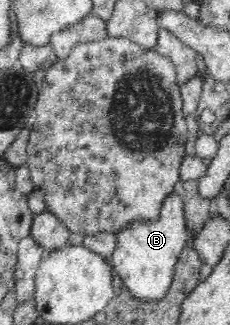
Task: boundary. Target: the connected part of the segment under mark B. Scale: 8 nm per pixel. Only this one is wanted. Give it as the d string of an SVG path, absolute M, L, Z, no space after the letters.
M175 191L169 192L162 199L160 212L154 220L135 218L116 231L111 267L133 296L141 300L158 300L165 295L172 280L175 262L185 245L191 243L184 211L181 196Z

